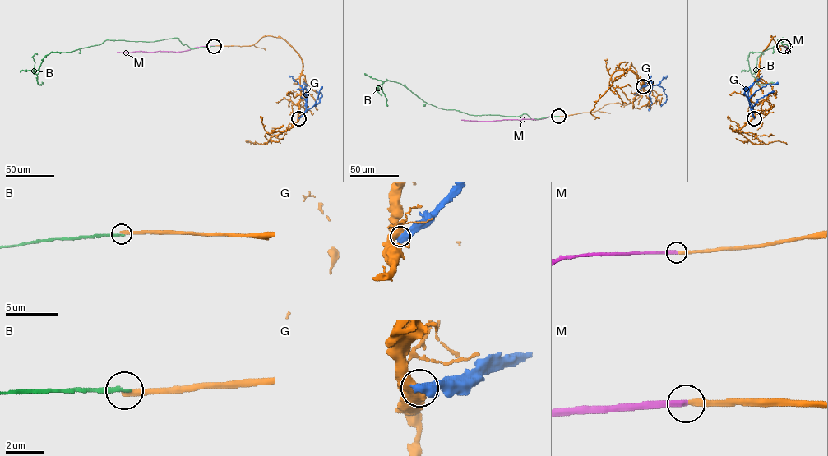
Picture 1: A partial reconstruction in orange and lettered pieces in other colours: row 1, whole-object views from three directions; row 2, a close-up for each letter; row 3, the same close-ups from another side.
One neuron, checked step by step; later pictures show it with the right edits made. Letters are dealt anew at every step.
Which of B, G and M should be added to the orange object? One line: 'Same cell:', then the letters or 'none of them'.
Same cell: M

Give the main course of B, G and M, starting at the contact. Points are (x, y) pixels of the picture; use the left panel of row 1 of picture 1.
B: (215, 46), (191, 48), (177, 38), (106, 39), (70, 52), (50, 52), (36, 74), (32, 57), (37, 54)
G: (298, 118), (306, 107), (307, 91), (303, 83)
M: (214, 45), (177, 52), (117, 52)

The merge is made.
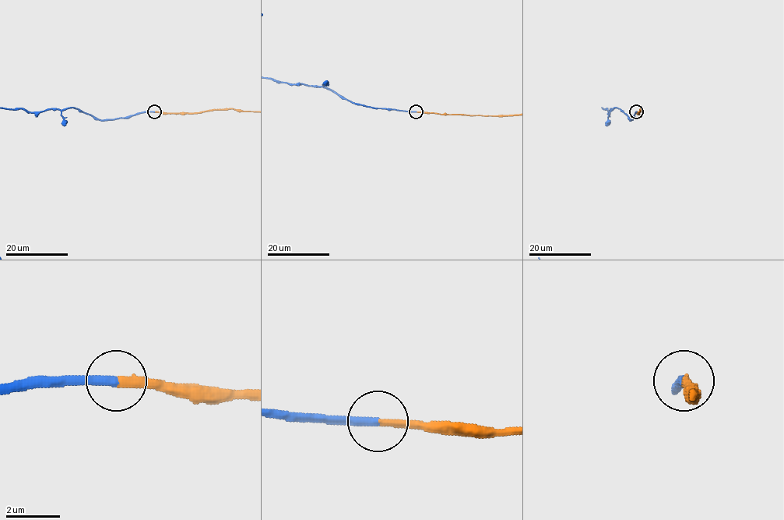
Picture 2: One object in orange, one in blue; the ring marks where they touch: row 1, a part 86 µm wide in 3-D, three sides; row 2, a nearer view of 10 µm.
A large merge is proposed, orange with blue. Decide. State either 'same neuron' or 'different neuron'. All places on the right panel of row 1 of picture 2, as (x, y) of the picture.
same neuron

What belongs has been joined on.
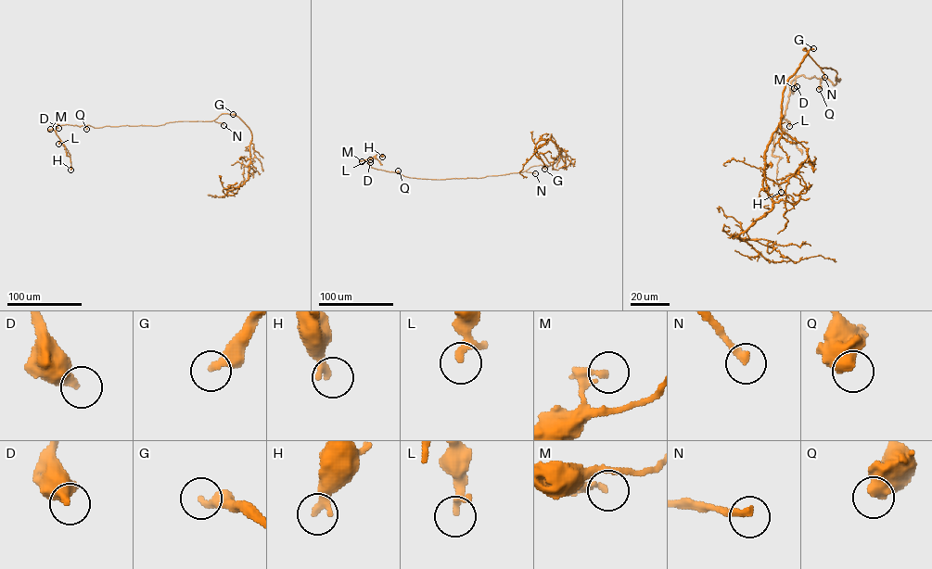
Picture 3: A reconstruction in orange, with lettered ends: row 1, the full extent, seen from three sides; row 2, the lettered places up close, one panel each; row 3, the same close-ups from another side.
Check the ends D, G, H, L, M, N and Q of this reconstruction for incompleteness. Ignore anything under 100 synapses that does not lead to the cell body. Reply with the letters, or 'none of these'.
G, N

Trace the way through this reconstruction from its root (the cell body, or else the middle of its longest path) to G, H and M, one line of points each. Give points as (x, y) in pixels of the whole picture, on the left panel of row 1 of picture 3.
G: (193, 121), (211, 121), (222, 114), (233, 114)
H: (193, 121), (97, 128), (57, 124), (53, 129), (70, 158), (70, 170)
M: (193, 121), (97, 128), (57, 124), (50, 129)

